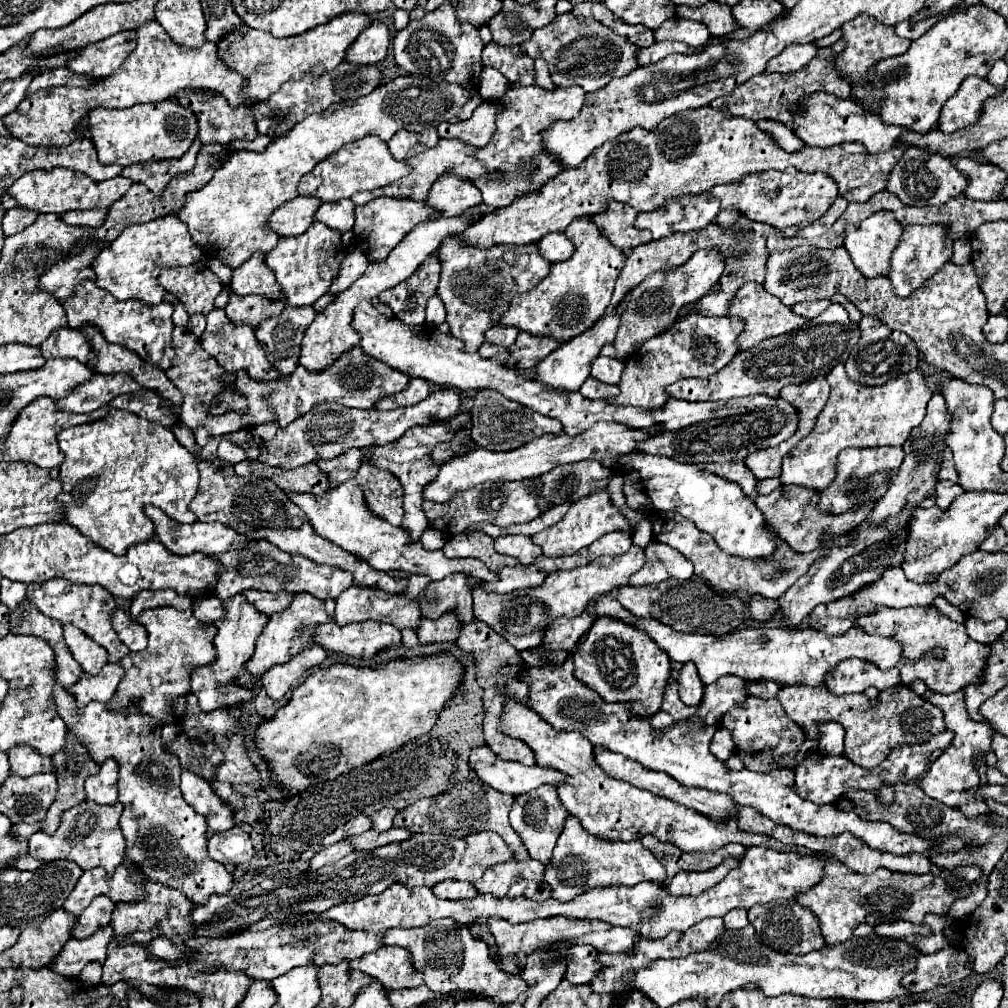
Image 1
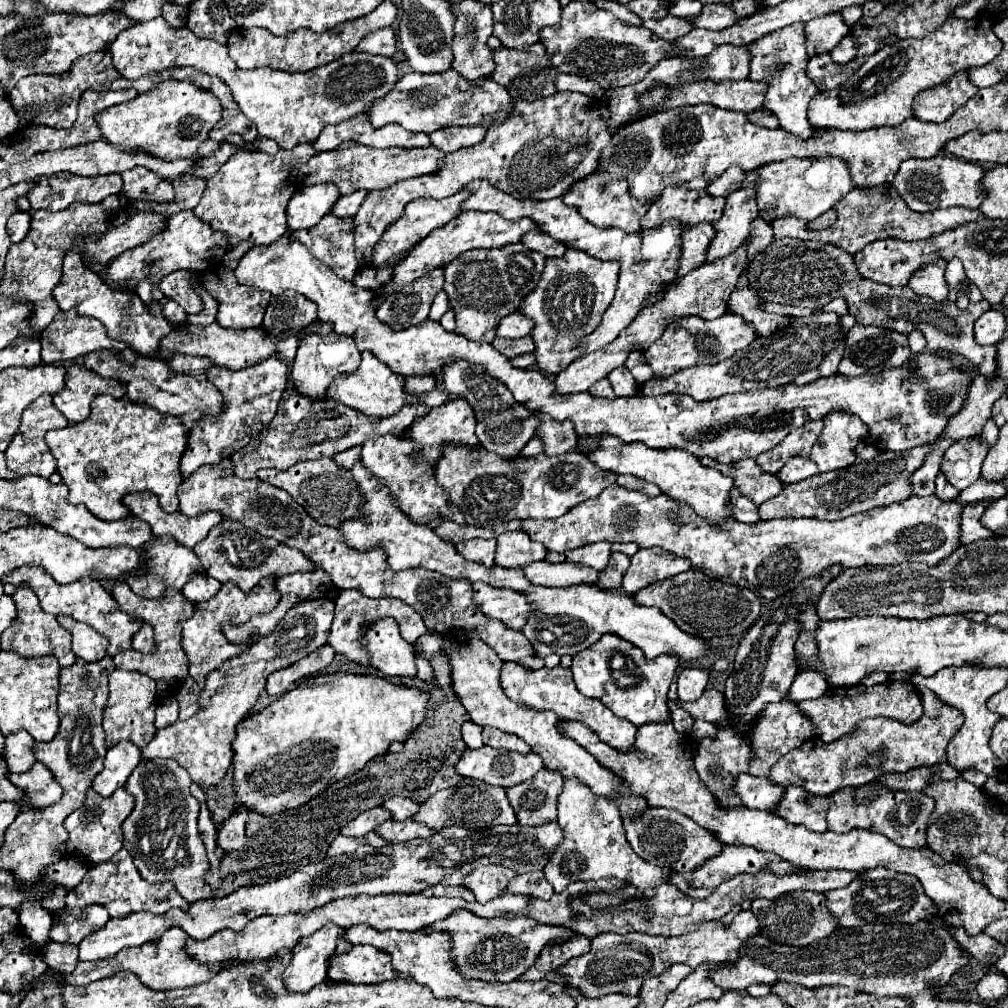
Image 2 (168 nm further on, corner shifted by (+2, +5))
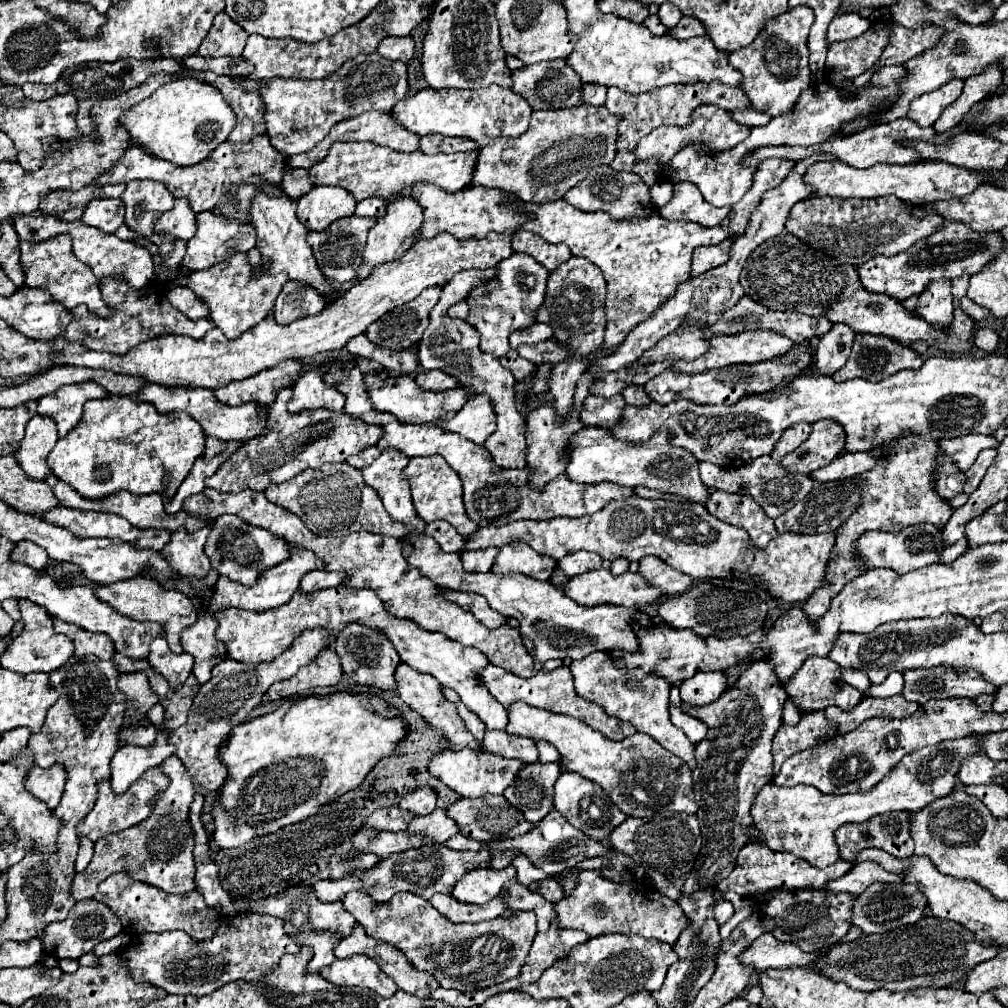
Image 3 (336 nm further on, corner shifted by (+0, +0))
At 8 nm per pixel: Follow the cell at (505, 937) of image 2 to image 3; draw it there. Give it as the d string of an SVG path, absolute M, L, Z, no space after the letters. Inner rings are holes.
M350 892L342 900L344 908L358 920L358 924L364 926L368 936L374 936L382 942L388 942L396 946L404 956L418 968L420 972L430 972L442 988L456 988L456 990L482 990L492 984L500 984L504 980L516 978L520 974L520 968L524 966L524 960L528 956L528 950L536 936L536 916L534 912L514 912L506 910L498 918L478 924L454 924L446 920L428 900L422 896L414 896L410 892L398 892L392 896L390 902L374 904L374 900L364 892ZM460 946L464 946L464 952L468 956L460 956Z

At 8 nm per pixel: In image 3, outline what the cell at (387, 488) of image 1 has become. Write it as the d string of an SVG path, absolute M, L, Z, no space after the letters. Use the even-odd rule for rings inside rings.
M426 456L426 458L410 458L410 464L404 470L404 476L410 480L412 486L412 504L416 514L424 522L432 520L446 520L450 522L462 536L470 536L478 526L466 516L466 508L462 506L462 482L458 474L448 466L442 456Z

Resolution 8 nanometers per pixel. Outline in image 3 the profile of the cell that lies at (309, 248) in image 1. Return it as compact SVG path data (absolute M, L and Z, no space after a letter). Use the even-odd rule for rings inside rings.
M348 216L348 218L336 220L336 222L334 222L328 230L324 230L324 232L310 232L308 244L312 246L314 256L316 256L318 264L320 264L320 268L322 268L322 274L324 274L328 280L334 280L334 282L354 280L356 270L358 270L360 260L362 260L362 250L364 250L364 244L366 244L366 236L368 236L368 230L374 226L374 220L376 220L376 218Z

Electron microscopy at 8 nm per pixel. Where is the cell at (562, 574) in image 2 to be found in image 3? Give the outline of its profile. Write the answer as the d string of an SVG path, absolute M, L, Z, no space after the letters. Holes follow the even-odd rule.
M604 568L570 578L570 584L566 586L566 596L572 598L574 602L582 604L582 606L612 604L612 606L624 606L624 608L636 608L636 610L642 608L642 606L648 606L648 604L658 604L664 598L662 590L648 584L640 574L626 570L618 576L614 576L610 570L604 570Z

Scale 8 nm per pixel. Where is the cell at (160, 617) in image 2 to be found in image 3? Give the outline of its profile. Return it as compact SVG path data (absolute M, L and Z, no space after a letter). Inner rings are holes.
M132 578L132 580L124 580L124 582L98 586L98 588L94 588L94 594L102 602L110 604L116 612L120 612L120 614L124 614L128 618L142 618L142 620L150 620L150 622L164 622L168 646L176 654L182 652L182 646L180 646L182 630L186 626L194 624L194 620L198 618L188 596L182 596L178 590L164 590L156 580L150 580L150 578Z

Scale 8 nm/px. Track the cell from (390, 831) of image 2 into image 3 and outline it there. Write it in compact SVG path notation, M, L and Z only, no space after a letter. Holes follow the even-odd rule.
M436 808L432 814L416 816L410 822L408 832L422 834L422 836L428 836L428 838L436 840L438 844L444 844L448 838L458 834L460 828L458 828L458 824L450 816L446 816L444 808Z

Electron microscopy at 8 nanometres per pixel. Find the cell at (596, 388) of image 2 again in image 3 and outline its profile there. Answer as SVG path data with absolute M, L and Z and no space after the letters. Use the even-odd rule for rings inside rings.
M590 394L584 400L584 408L580 412L580 420L584 426L600 426L600 428L612 428L622 420L622 408L626 406L624 396L616 394L612 398L594 396Z

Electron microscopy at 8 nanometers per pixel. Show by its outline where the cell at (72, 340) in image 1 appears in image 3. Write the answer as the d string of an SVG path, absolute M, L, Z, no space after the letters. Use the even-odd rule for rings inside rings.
M106 276L100 282L102 298L107 306L113 308L113 313L106 318L94 316L86 306L74 308L74 320L66 328L66 340L68 342L80 342L90 350L98 352L112 352L112 354L126 354L130 348L154 338L154 336L166 336L166 334L182 334L190 338L202 338L210 328L214 328L214 322L210 318L202 320L190 320L178 312L168 300L166 294L160 292L156 286L148 284L142 290L134 290L126 280L120 280L116 276Z

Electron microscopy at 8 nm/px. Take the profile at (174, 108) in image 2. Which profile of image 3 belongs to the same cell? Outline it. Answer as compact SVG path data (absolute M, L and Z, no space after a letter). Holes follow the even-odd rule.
M180 78L130 108L122 118L122 126L134 140L152 148L158 158L178 166L192 166L206 160L230 136L236 126L236 114L216 86L198 78Z

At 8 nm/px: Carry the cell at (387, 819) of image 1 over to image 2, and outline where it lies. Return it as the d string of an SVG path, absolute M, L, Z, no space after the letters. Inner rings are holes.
M390 797L384 801L382 805L386 811L390 811L390 819L396 819L396 821L404 821L404 819L410 819L416 811L418 811L418 803L414 803L412 799L406 799L406 797Z

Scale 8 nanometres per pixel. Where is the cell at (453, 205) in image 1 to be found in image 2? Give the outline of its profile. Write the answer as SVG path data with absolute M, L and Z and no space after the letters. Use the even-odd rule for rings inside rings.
M476 179L468 185L464 185L464 191L470 191L470 197L462 203L462 211L476 209L476 211L496 211L504 215L504 219L520 219L520 217L530 217L540 225L544 233L554 237L556 241L562 241L566 245L578 245L582 251L586 251L592 257L598 259L616 259L620 261L620 279L616 287L616 295L610 303L610 307L604 311L600 325L592 335L584 335L578 339L580 355L588 355L592 351L598 351L606 345L610 345L638 315L642 309L644 299L658 291L662 283L674 281L676 279L676 269L678 269L678 257L680 257L680 233L682 225L678 221L666 221L664 225L656 229L640 229L636 233L624 233L620 229L598 229L586 219L578 215L574 207L568 207L562 203L562 197L548 199L548 201L532 201L532 199L516 199L500 189L494 189L488 181Z

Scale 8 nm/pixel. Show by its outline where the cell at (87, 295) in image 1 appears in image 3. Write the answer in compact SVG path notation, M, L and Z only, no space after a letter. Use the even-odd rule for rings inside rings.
M58 234L50 240L40 242L20 242L20 264L24 270L24 284L28 288L42 288L52 294L52 298L64 304L68 310L76 308L78 304L86 304L90 312L98 316L108 316L112 310L104 304L100 296L100 284L92 270L82 264L72 252L72 238L68 234Z

